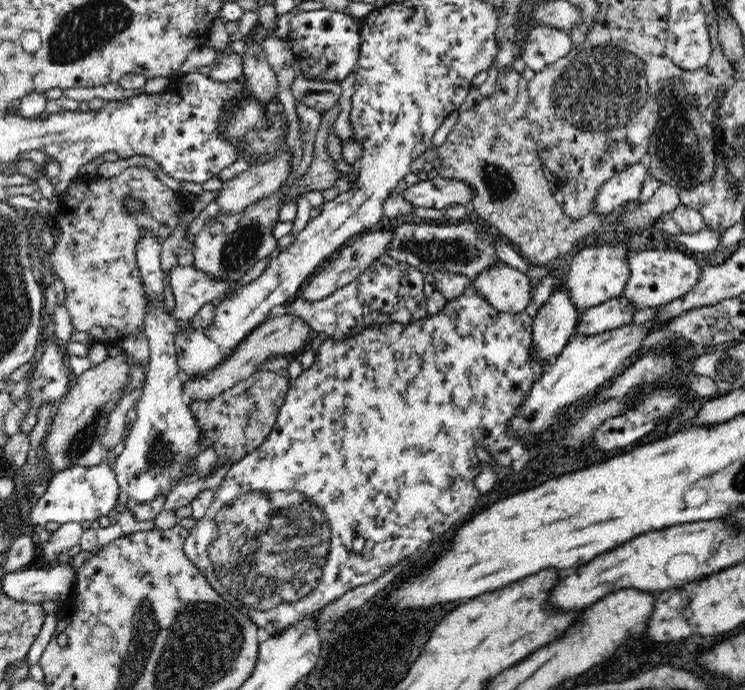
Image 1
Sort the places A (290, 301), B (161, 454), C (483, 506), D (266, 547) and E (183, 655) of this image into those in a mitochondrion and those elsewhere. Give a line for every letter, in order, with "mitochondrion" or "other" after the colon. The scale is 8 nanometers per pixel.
A: other
B: mitochondrion
C: other
D: mitochondrion
E: mitochondrion

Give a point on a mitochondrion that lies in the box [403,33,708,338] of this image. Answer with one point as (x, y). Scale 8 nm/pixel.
(597, 95)

